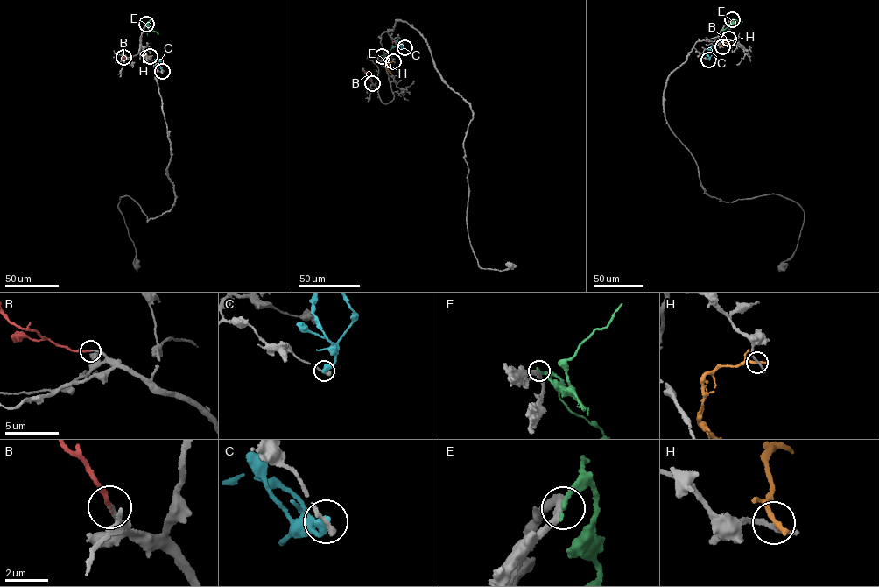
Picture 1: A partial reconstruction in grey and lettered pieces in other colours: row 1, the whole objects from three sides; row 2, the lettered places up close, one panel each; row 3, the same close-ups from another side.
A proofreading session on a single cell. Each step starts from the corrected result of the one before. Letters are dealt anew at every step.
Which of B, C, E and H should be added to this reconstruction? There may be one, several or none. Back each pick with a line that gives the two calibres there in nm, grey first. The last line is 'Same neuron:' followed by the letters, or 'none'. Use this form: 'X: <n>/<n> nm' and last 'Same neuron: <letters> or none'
B: 180/190 nm
Same neuron: B

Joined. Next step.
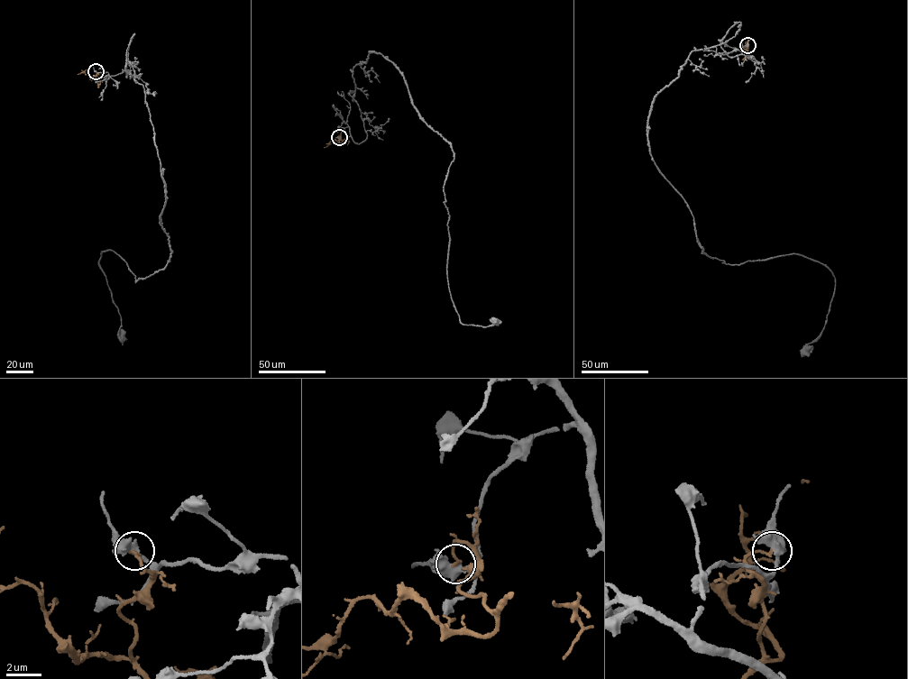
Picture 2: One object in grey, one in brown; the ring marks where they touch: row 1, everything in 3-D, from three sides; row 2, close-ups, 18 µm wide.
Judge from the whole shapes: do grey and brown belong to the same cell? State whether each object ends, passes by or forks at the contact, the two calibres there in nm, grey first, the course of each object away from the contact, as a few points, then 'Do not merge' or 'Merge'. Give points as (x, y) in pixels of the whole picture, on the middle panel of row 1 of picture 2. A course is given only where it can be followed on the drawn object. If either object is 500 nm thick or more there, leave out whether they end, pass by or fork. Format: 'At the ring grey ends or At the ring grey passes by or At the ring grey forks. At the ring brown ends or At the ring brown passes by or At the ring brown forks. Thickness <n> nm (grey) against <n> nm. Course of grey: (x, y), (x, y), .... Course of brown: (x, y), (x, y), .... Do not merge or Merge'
Thickness 550 nm (grey) against 170 nm. Course of grey: (339, 137), (366, 139), (348, 93), (381, 54), (452, 147), (461, 322), (495, 322). Course of brown: (339, 137), (342, 142), (332, 140), (324, 147). Do not merge

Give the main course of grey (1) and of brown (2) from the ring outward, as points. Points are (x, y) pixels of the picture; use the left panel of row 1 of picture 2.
1: (96, 71), (126, 77), (134, 33), (171, 252), (135, 281), (102, 251), (121, 337)
2: (96, 71), (96, 80), (83, 72), (77, 74)

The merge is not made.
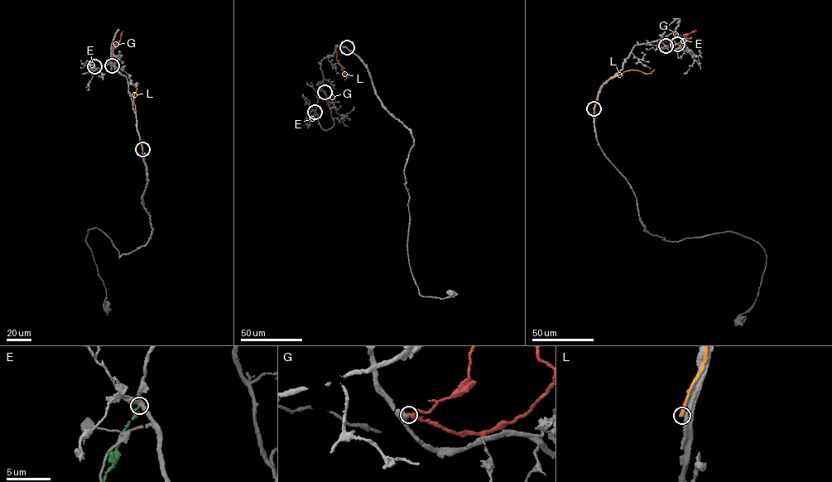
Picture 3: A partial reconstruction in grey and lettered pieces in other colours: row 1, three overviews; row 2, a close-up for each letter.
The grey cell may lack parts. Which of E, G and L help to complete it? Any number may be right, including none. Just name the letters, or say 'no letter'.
no letter

